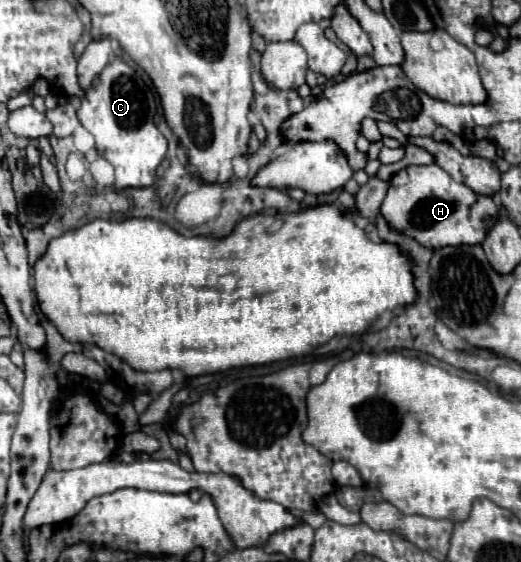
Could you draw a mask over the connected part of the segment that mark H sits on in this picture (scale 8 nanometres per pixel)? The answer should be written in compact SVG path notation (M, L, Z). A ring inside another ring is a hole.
M409 165L393 175L381 213L393 229L417 239L427 249L441 249L449 245L481 245L489 229L505 213L505 207L493 197L477 195L467 185L457 183L439 165Z

